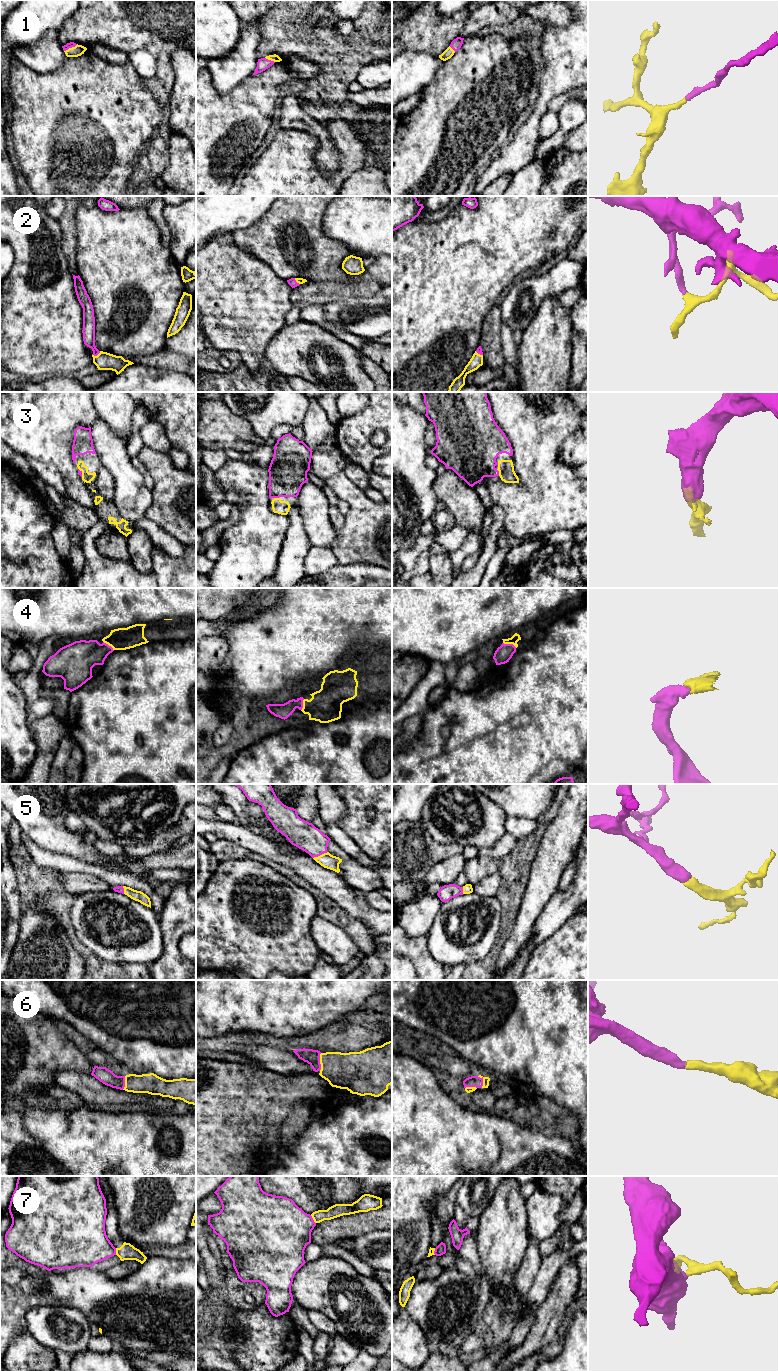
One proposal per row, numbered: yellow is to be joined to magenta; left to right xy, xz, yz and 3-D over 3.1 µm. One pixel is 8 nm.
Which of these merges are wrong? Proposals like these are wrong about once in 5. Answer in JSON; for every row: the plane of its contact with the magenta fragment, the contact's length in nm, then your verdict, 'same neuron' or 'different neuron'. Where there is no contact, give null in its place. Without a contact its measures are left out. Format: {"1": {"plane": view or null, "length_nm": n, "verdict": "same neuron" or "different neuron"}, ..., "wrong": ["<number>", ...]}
{"1": {"plane": "xy", "length_nm": 130, "verdict": "same neuron"}, "2": {"plane": "xy", "length_nm": 80, "verdict": "same neuron"}, "3": {"plane": "yz", "length_nm": 50, "verdict": "same neuron"}, "4": {"plane": "yz", "length_nm": 120, "verdict": "same neuron"}, "5": {"plane": "xz", "length_nm": 130, "verdict": "same neuron"}, "6": {"plane": "xz", "length_nm": 130, "verdict": "same neuron"}, "7": {"plane": "xz", "length_nm": 80, "verdict": "different neuron"}, "wrong": ["7"]}

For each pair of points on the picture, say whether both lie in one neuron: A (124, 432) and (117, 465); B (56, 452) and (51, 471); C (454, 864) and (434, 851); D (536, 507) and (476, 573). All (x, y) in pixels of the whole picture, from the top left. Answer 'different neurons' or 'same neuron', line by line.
A: different neurons
B: different neurons
C: different neurons
D: different neurons

